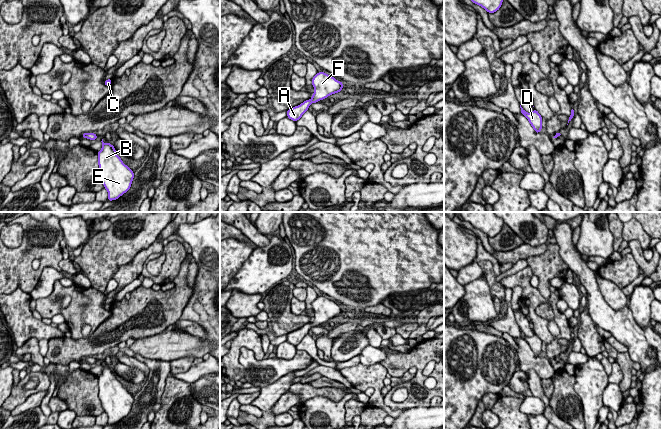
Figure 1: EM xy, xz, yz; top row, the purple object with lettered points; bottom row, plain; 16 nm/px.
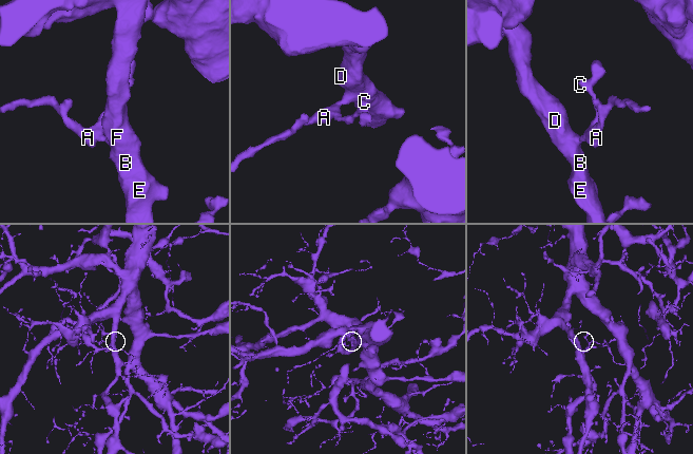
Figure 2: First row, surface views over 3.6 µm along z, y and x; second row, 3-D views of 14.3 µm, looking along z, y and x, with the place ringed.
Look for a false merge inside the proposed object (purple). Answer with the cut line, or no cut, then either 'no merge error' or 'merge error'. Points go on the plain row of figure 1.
no cut | no merge error

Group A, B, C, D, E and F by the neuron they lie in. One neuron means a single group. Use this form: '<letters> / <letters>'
A B C D E F

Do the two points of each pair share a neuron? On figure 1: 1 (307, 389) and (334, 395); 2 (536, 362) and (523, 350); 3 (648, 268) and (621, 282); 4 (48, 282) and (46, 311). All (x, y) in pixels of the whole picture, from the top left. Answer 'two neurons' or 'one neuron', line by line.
1: one neuron
2: one neuron
3: two neurons
4: two neurons

